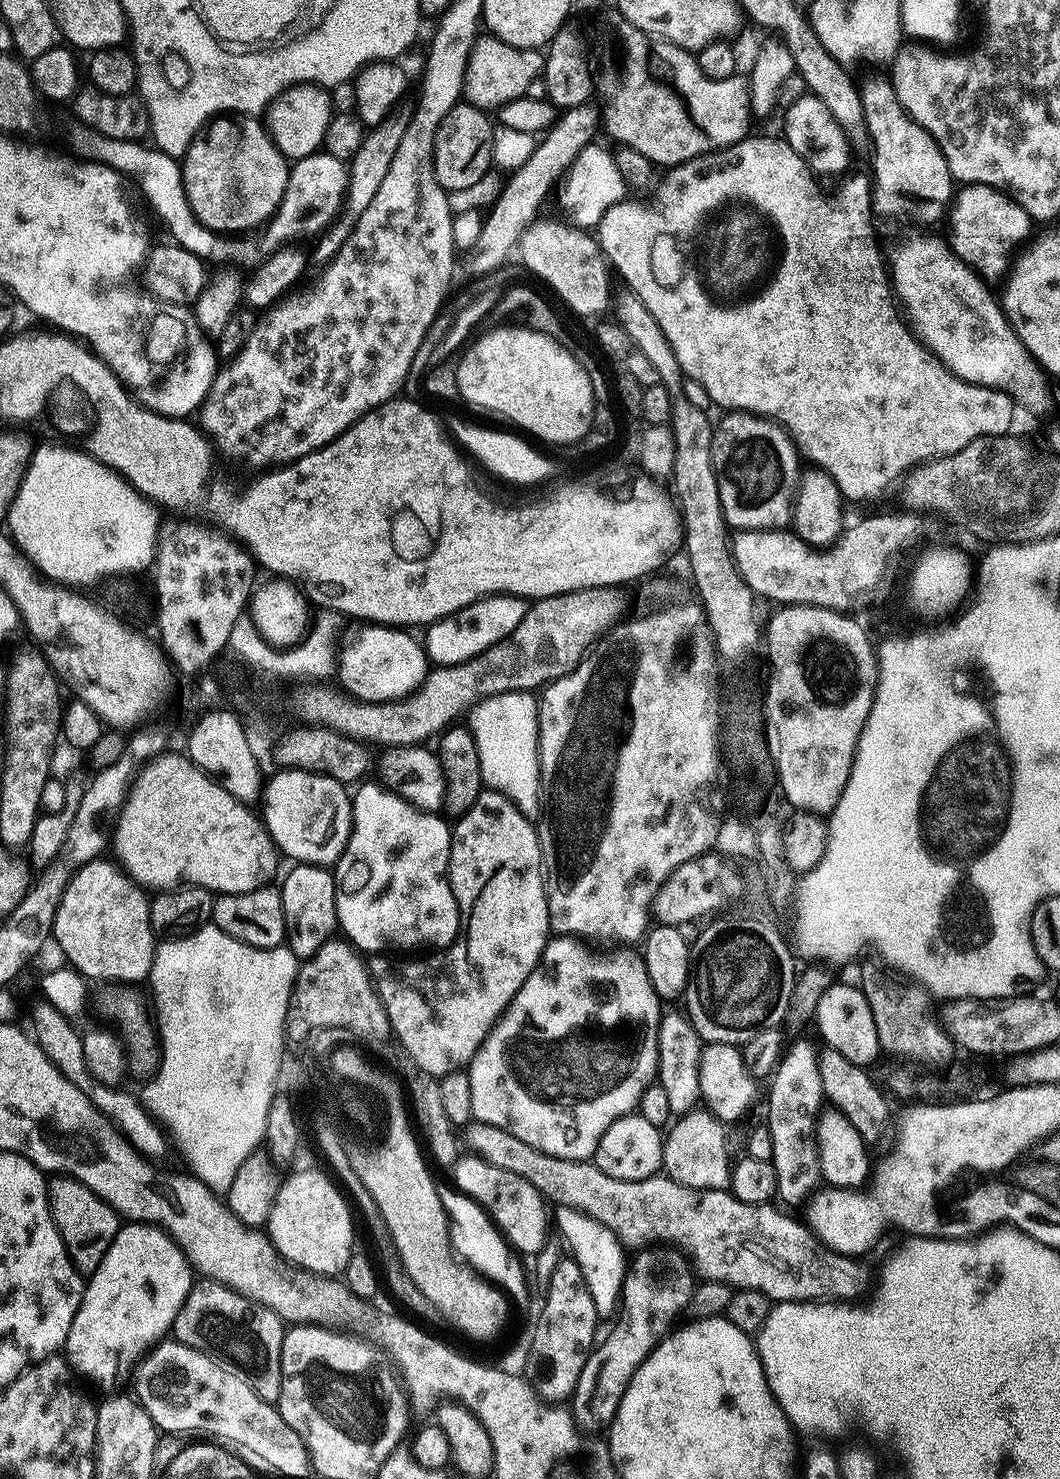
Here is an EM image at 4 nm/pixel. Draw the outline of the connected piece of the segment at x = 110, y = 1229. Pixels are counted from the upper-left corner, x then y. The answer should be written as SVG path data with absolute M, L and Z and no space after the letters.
M63 1174L57 1175L49 1185L49 1199L60 1237L68 1250L68 1257L81 1274L93 1274L99 1270L108 1248L112 1245L122 1227L119 1212L106 1203L101 1196L94 1194L80 1180Z

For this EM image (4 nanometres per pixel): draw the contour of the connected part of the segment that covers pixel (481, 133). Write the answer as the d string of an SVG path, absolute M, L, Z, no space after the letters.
M461 102L452 109L436 131L436 141L432 150L432 173L445 192L465 190L493 167L492 136L494 124L488 121L489 113Z

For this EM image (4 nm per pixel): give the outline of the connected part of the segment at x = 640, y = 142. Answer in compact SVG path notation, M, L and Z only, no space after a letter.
M680 88L680 100L672 100L668 96L669 104L665 104L661 111L653 105L625 105L622 101L617 102L616 109L608 106L602 116L602 128L608 131L614 139L625 148L638 150L638 154L651 160L653 165L675 166L695 160L702 154L714 152L717 150L726 150L732 145L729 140L716 140L712 132L702 130L691 118L686 106L684 91Z

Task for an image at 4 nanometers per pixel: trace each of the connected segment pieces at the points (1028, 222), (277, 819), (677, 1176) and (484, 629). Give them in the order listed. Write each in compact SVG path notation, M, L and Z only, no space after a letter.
M989 184L963 185L955 193L952 202L952 213L948 216L948 236L946 235L948 247L965 264L977 264L981 274L985 276L981 277L993 282L1003 272L1003 264L1011 248L1015 244L1023 245L1029 239L1028 231L1034 227L1032 217L1008 193L999 188L991 188Z
M280 770L265 785L264 800L268 807L262 819L277 849L289 856L290 861L301 864L333 866L352 840L353 808L349 789L332 776L319 776L317 772Z
M692 1110L685 1113L676 1124L671 1125L670 1134L665 1137L664 1147L662 1149L662 1162L666 1168L669 1168L669 1175L676 1181L694 1189L725 1189L731 1183L731 1165L732 1158L728 1156L726 1146L725 1125L716 1119L713 1114L706 1110Z
M501 594L499 596L485 596L476 604L464 608L454 616L448 616L445 620L437 620L435 624L427 625L422 643L428 659L436 666L451 666L454 664L466 664L475 656L481 656L484 652L503 643L513 635L512 632L524 623L524 617L530 612L529 601L519 596Z

